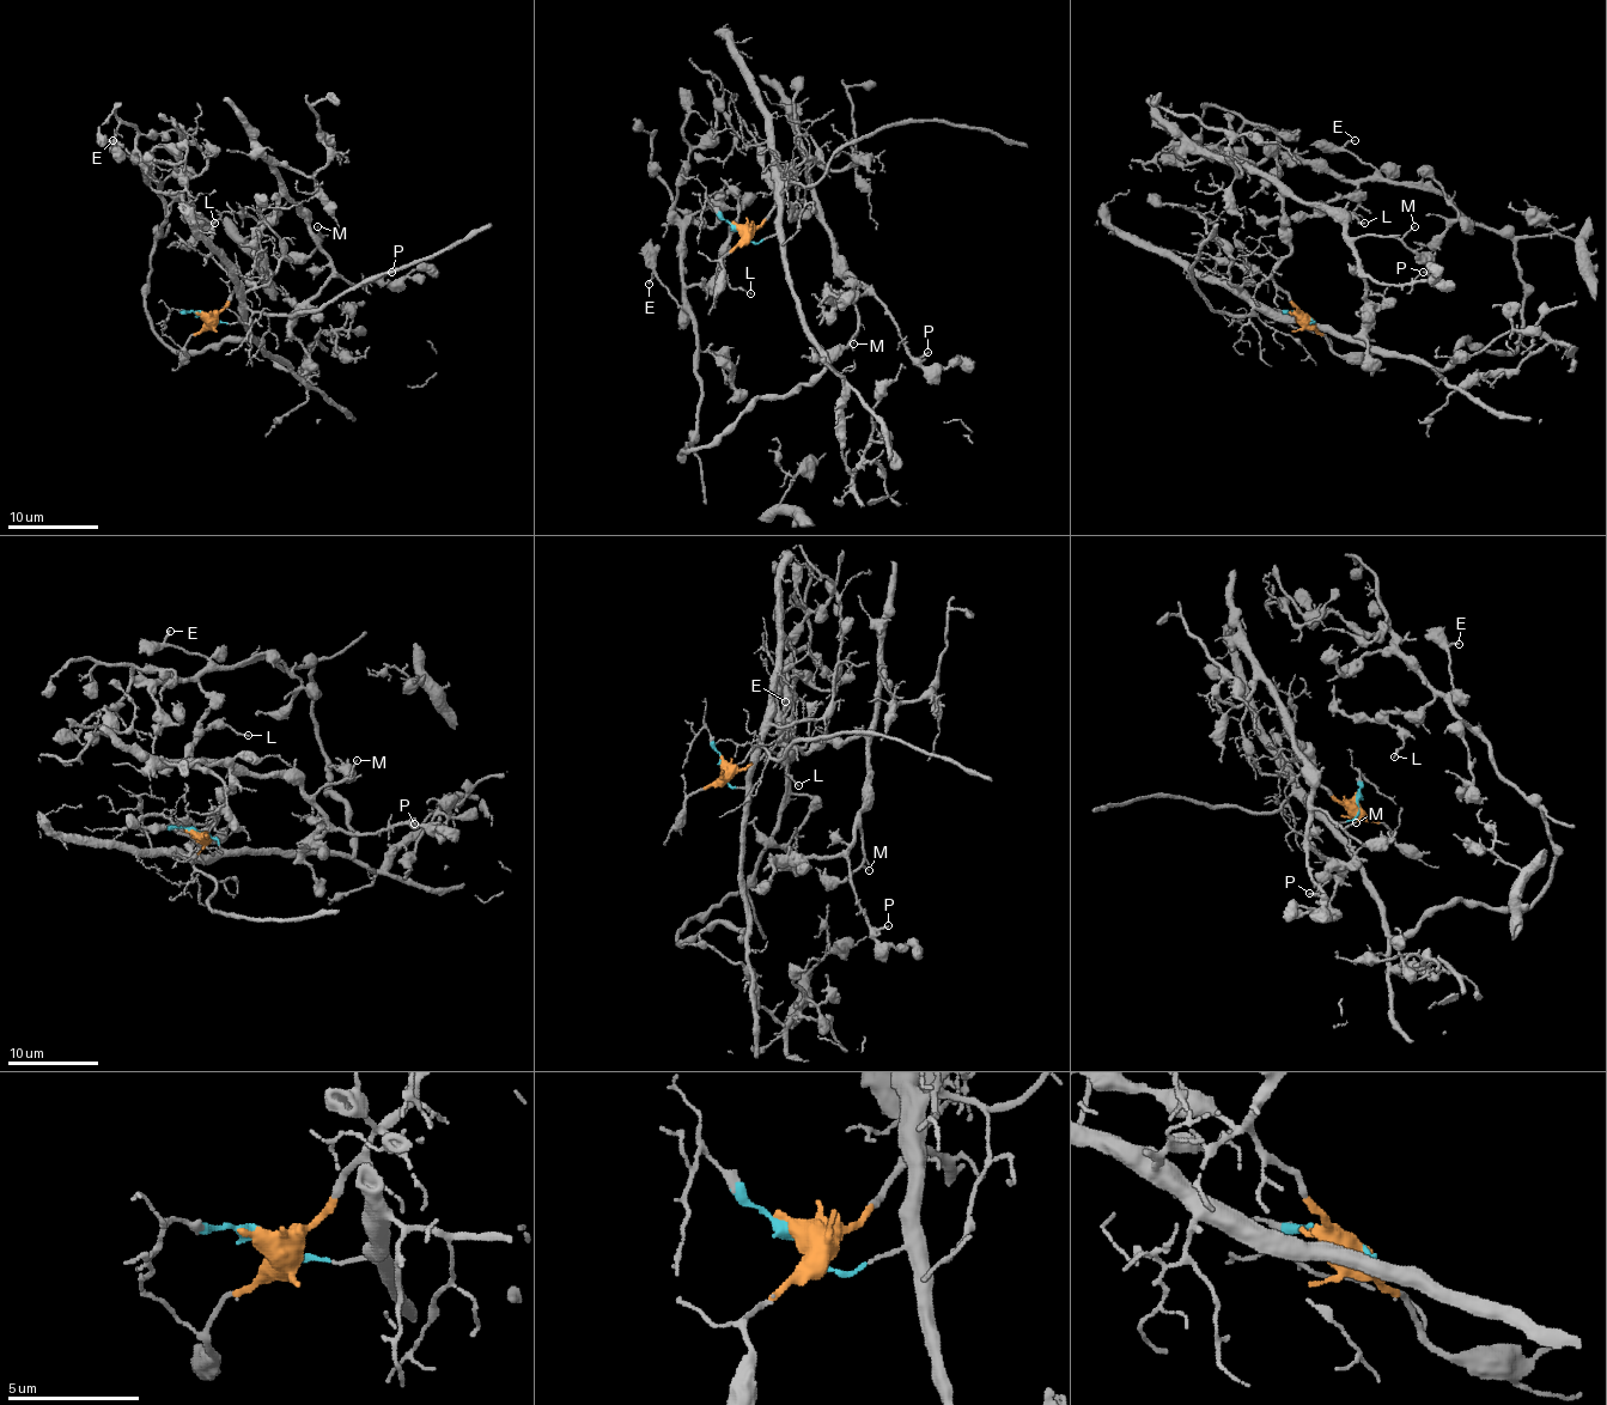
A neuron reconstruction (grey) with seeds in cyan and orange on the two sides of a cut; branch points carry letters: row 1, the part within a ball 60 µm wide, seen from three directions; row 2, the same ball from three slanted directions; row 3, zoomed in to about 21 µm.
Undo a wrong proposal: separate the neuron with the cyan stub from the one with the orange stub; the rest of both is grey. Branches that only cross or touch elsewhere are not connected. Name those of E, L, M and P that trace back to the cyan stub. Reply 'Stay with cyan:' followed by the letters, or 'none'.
Stay with cyan: E, L

